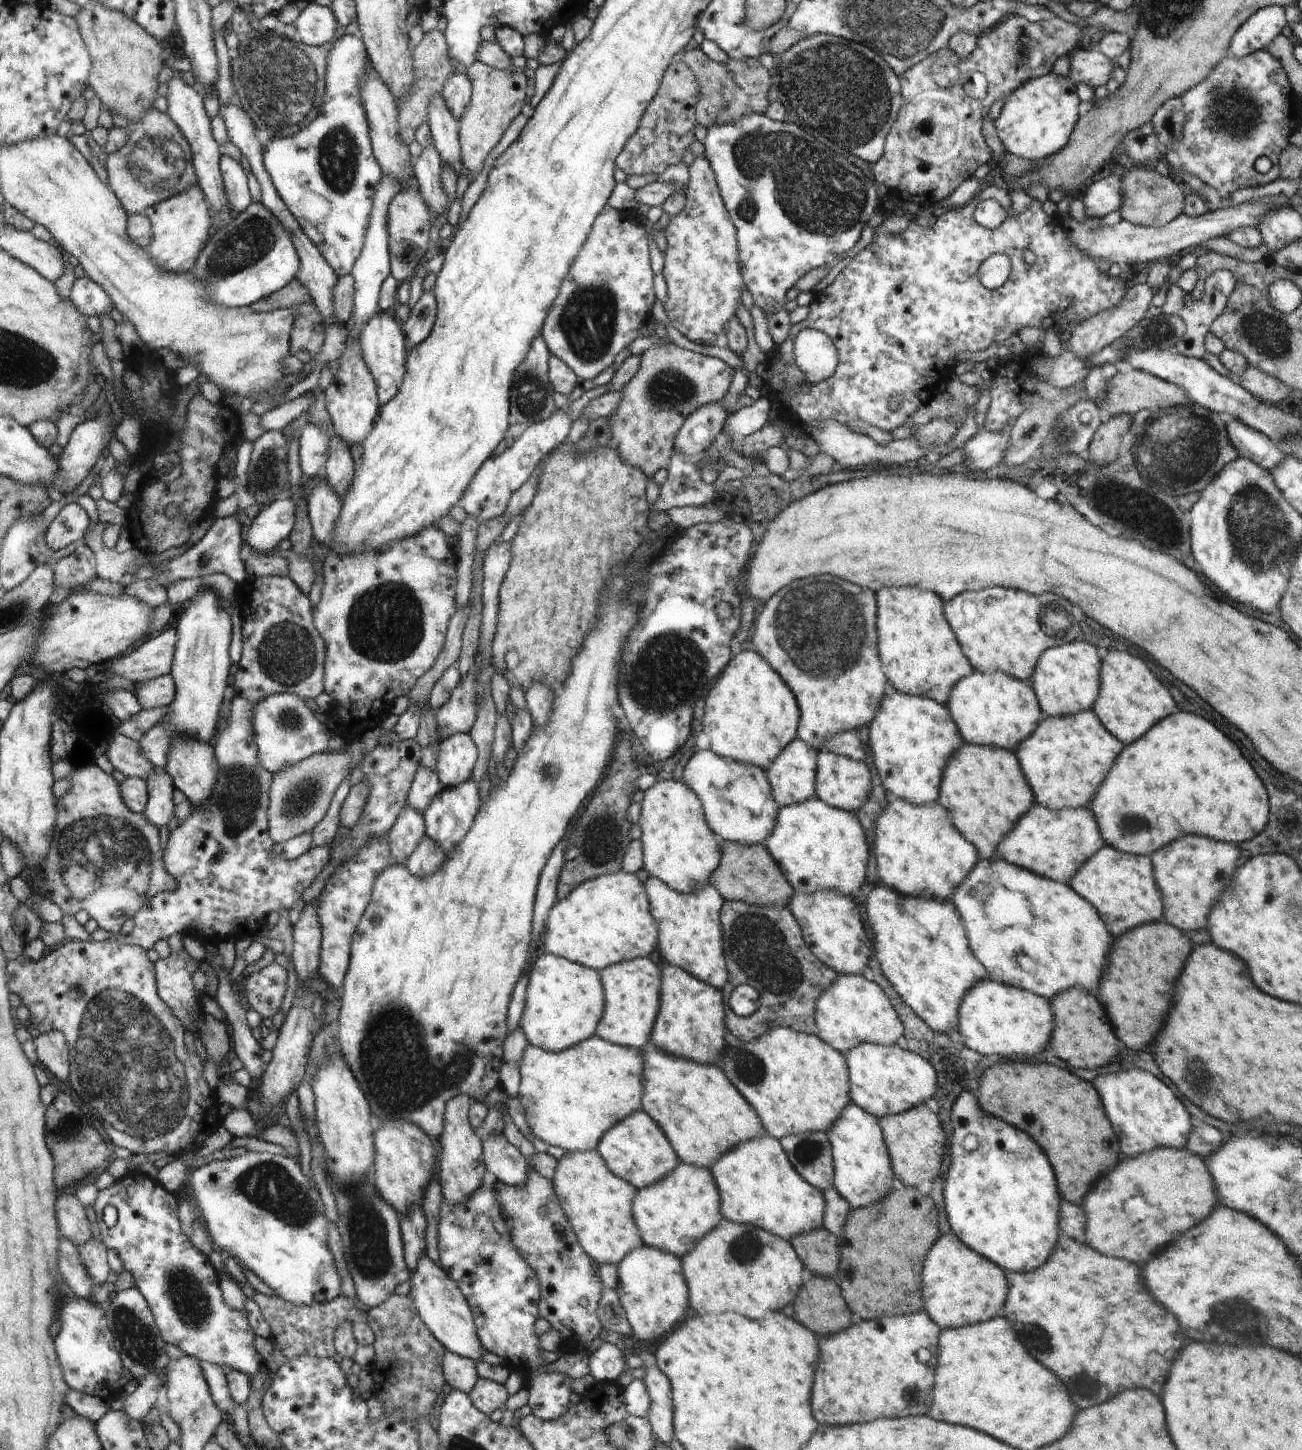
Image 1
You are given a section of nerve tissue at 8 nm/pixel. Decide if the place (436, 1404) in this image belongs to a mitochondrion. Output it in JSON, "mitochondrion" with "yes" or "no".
{"mitochondrion":"no"}

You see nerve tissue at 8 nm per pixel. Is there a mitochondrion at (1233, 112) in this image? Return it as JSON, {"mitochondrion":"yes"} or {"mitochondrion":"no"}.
{"mitochondrion":"yes"}

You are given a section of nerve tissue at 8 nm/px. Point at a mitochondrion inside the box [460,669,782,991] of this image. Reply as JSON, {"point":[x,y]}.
{"point":[602,837]}

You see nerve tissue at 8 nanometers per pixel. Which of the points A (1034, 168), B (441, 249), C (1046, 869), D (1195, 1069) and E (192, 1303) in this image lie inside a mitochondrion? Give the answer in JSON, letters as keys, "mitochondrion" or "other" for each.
{"A":"other","B":"other","C":"other","D":"mitochondrion","E":"mitochondrion"}

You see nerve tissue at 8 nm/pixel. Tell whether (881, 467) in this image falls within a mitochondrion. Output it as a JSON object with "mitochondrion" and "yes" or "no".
{"mitochondrion":"no"}

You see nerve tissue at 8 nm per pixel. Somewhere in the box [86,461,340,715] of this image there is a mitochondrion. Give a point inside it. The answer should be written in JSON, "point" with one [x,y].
{"point":[286,653]}

